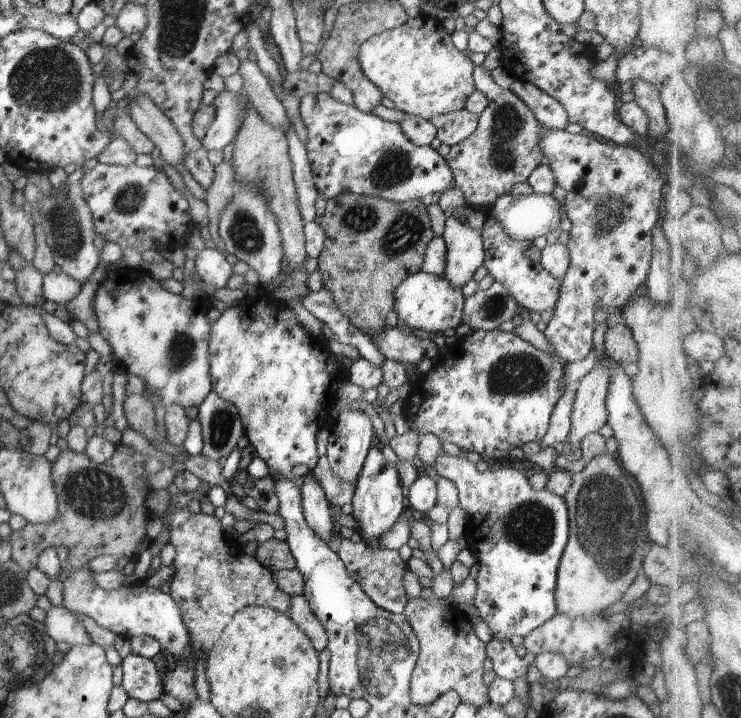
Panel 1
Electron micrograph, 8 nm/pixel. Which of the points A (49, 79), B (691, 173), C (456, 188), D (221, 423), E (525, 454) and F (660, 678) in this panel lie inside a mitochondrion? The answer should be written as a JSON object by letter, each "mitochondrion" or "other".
{"A":"mitochondrion","B":"other","C":"other","D":"mitochondrion","E":"other","F":"other"}

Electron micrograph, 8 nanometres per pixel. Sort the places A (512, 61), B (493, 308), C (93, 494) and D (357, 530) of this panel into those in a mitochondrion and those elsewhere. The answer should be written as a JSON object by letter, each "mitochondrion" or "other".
{"A":"other","B":"mitochondrion","C":"mitochondrion","D":"other"}

